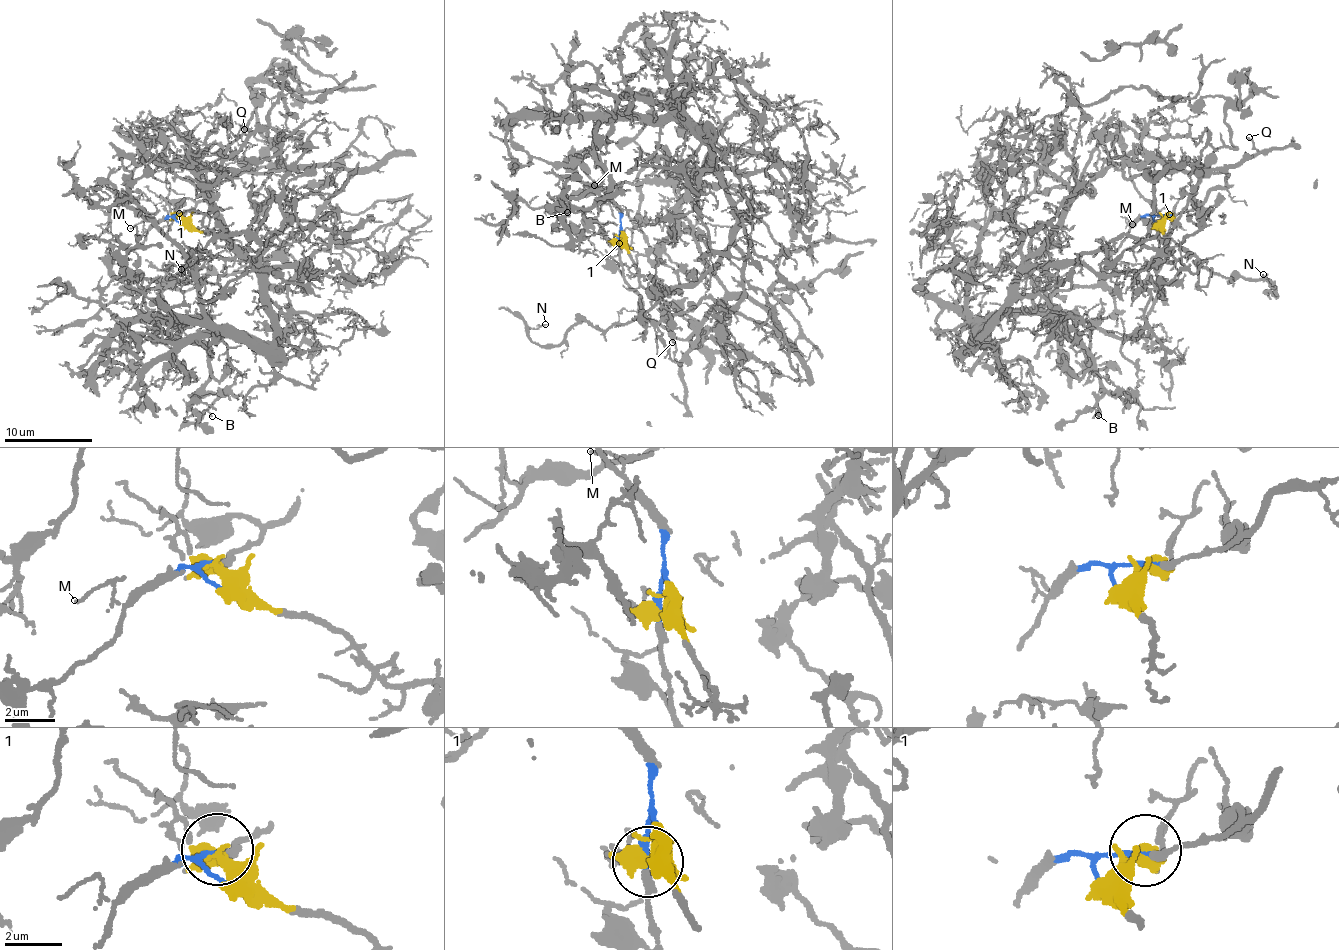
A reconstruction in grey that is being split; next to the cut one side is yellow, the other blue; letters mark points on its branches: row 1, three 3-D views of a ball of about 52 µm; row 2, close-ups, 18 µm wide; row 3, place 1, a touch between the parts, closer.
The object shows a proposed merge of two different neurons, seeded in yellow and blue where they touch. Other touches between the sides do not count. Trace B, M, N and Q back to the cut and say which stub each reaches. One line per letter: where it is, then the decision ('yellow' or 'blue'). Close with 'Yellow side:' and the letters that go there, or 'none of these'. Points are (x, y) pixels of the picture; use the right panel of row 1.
B: place (1098, 415); yellow
M: place (1132, 224); blue
N: place (1263, 274); blue
Q: place (1249, 137); blue
Yellow side: B

